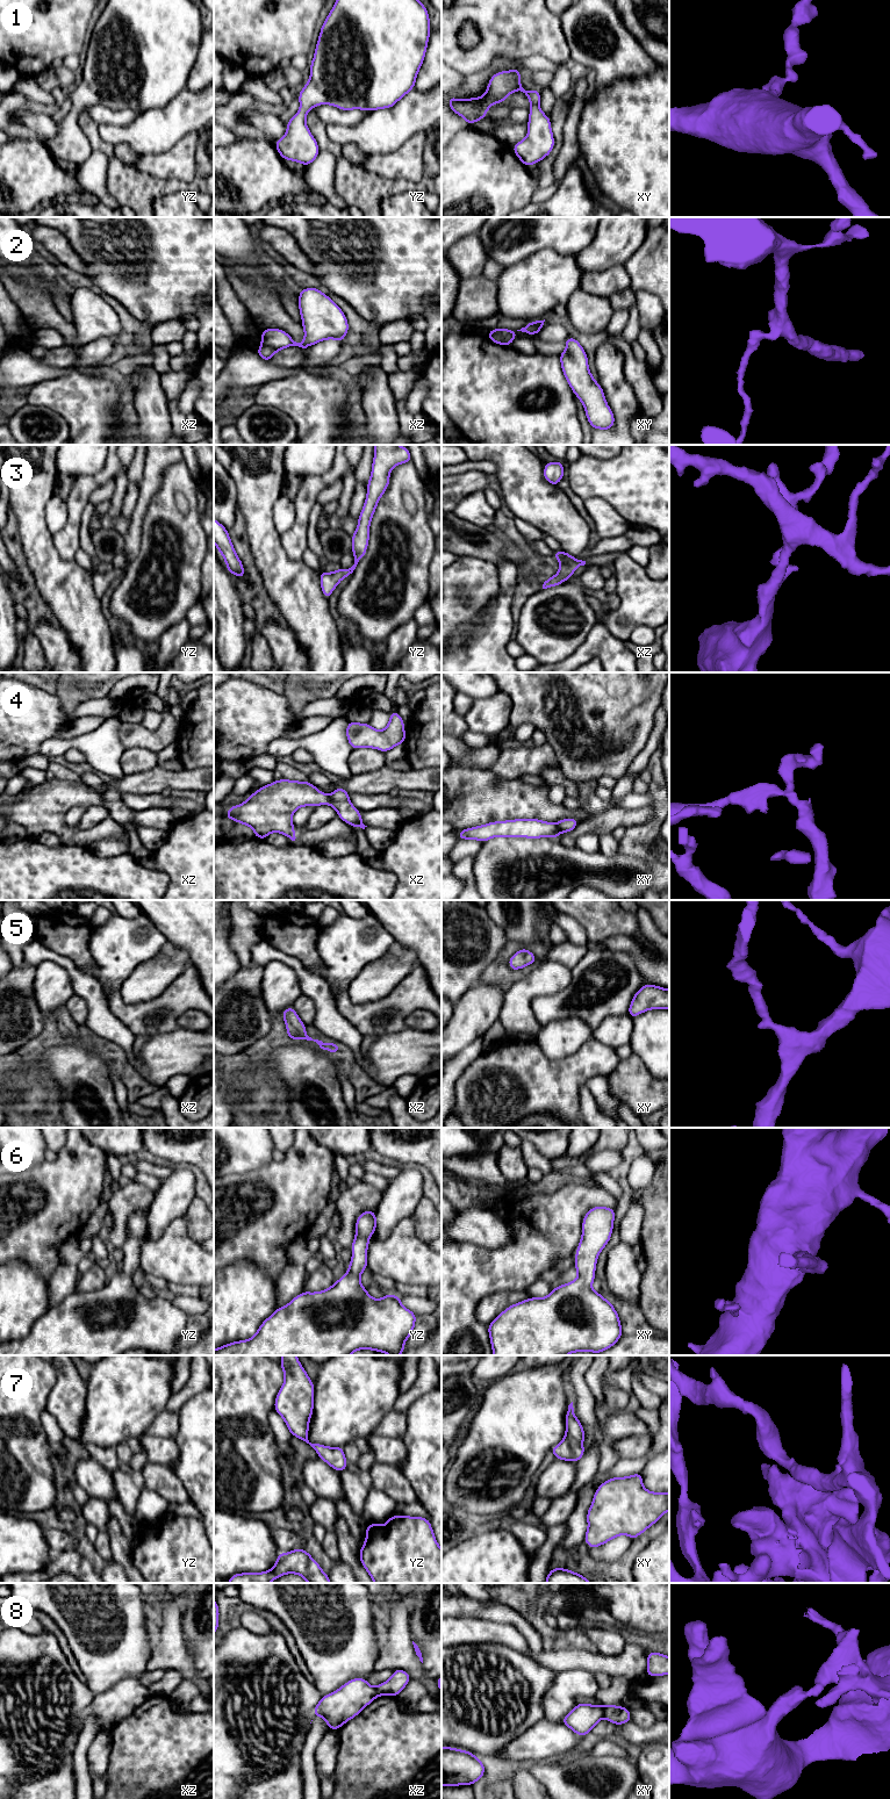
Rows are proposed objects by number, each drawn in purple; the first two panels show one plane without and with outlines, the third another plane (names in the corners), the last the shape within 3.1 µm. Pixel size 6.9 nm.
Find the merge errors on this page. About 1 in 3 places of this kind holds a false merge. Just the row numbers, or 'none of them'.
2, 4, 8

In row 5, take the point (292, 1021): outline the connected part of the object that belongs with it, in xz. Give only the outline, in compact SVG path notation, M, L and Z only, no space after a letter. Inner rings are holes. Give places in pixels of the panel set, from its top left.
M294 1006L285 1009L281 1015L285 1020L285 1026L287 1027L287 1035L289 1039L307 1039L316 1042L321 1049L329 1050L332 1055L337 1055L340 1046L333 1042L328 1044L318 1039L313 1039L306 1032L306 1024L297 1016Z

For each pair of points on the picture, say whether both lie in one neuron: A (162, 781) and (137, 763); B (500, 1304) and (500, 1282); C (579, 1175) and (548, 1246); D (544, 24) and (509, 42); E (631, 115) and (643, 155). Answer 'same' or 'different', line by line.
A: different
B: different
C: different
D: same
E: same

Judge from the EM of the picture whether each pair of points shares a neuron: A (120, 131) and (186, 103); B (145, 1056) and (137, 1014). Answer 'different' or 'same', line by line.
A: same
B: different

